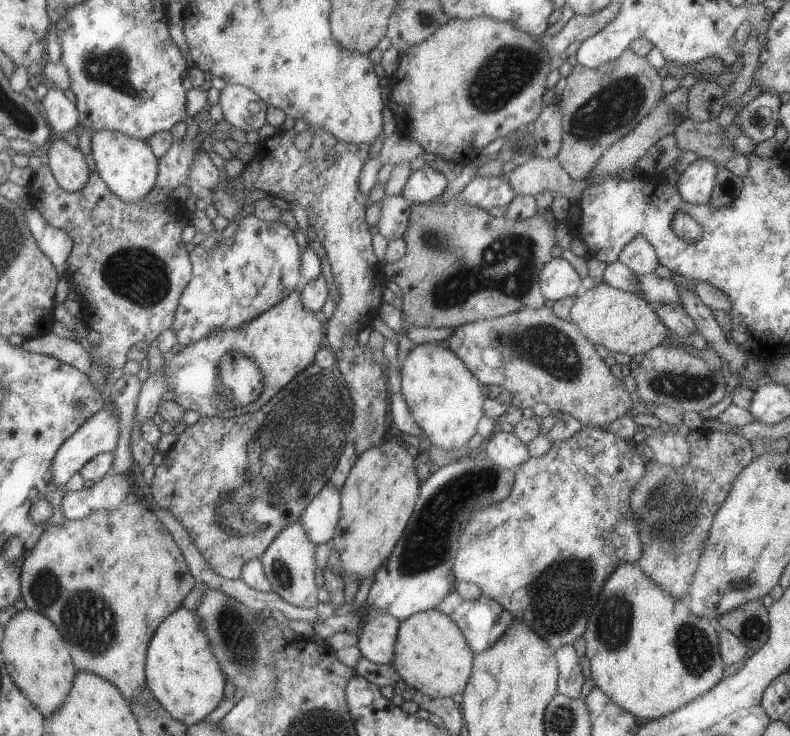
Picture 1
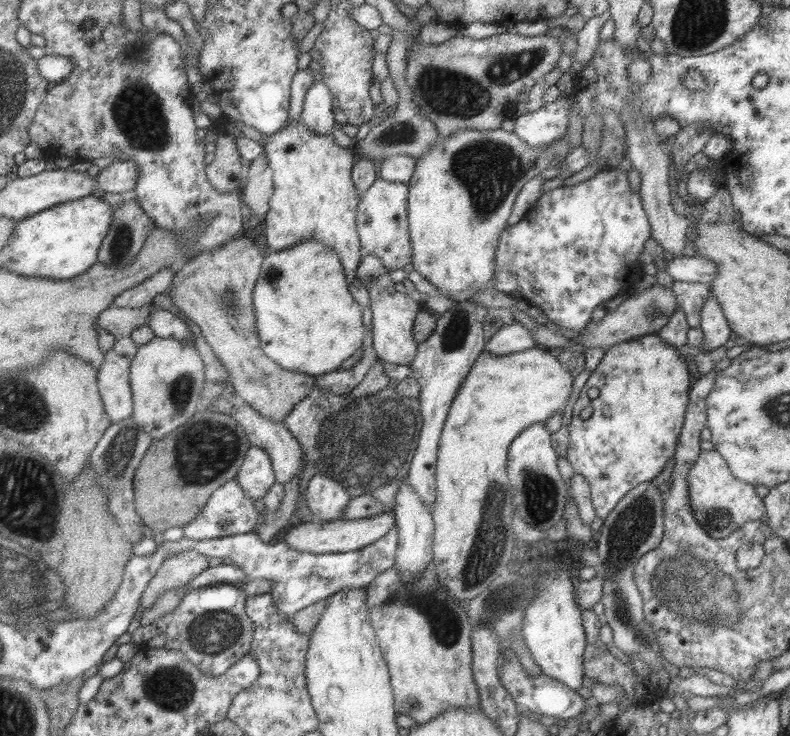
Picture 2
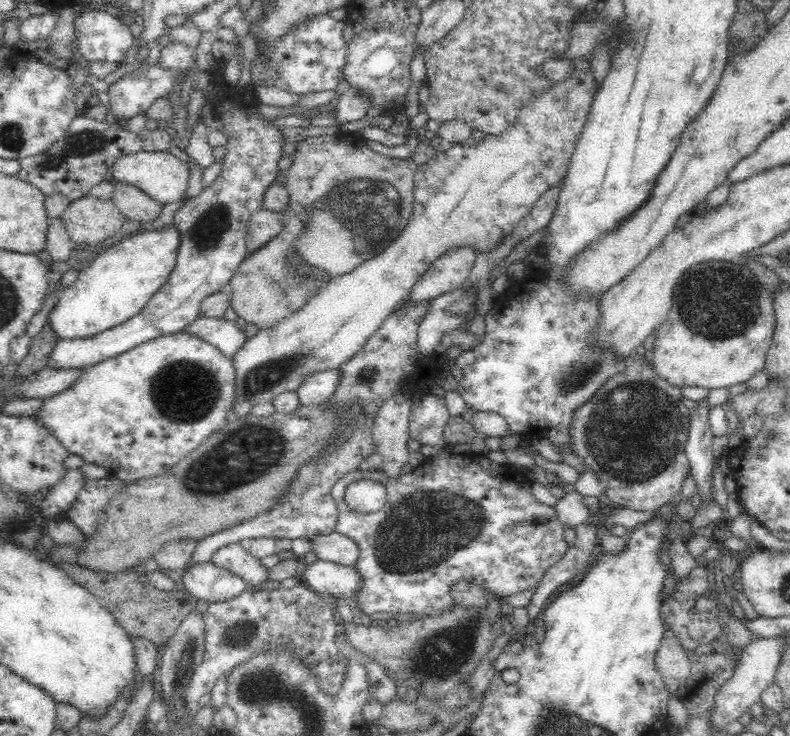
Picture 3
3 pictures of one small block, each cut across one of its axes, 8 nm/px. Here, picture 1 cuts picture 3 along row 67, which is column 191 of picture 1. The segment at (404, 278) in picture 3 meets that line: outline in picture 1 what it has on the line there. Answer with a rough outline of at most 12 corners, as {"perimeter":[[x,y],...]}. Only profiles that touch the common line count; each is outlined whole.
{"perimeter":[[140,498],[44,526],[19,570],[127,701],[196,583]]}

